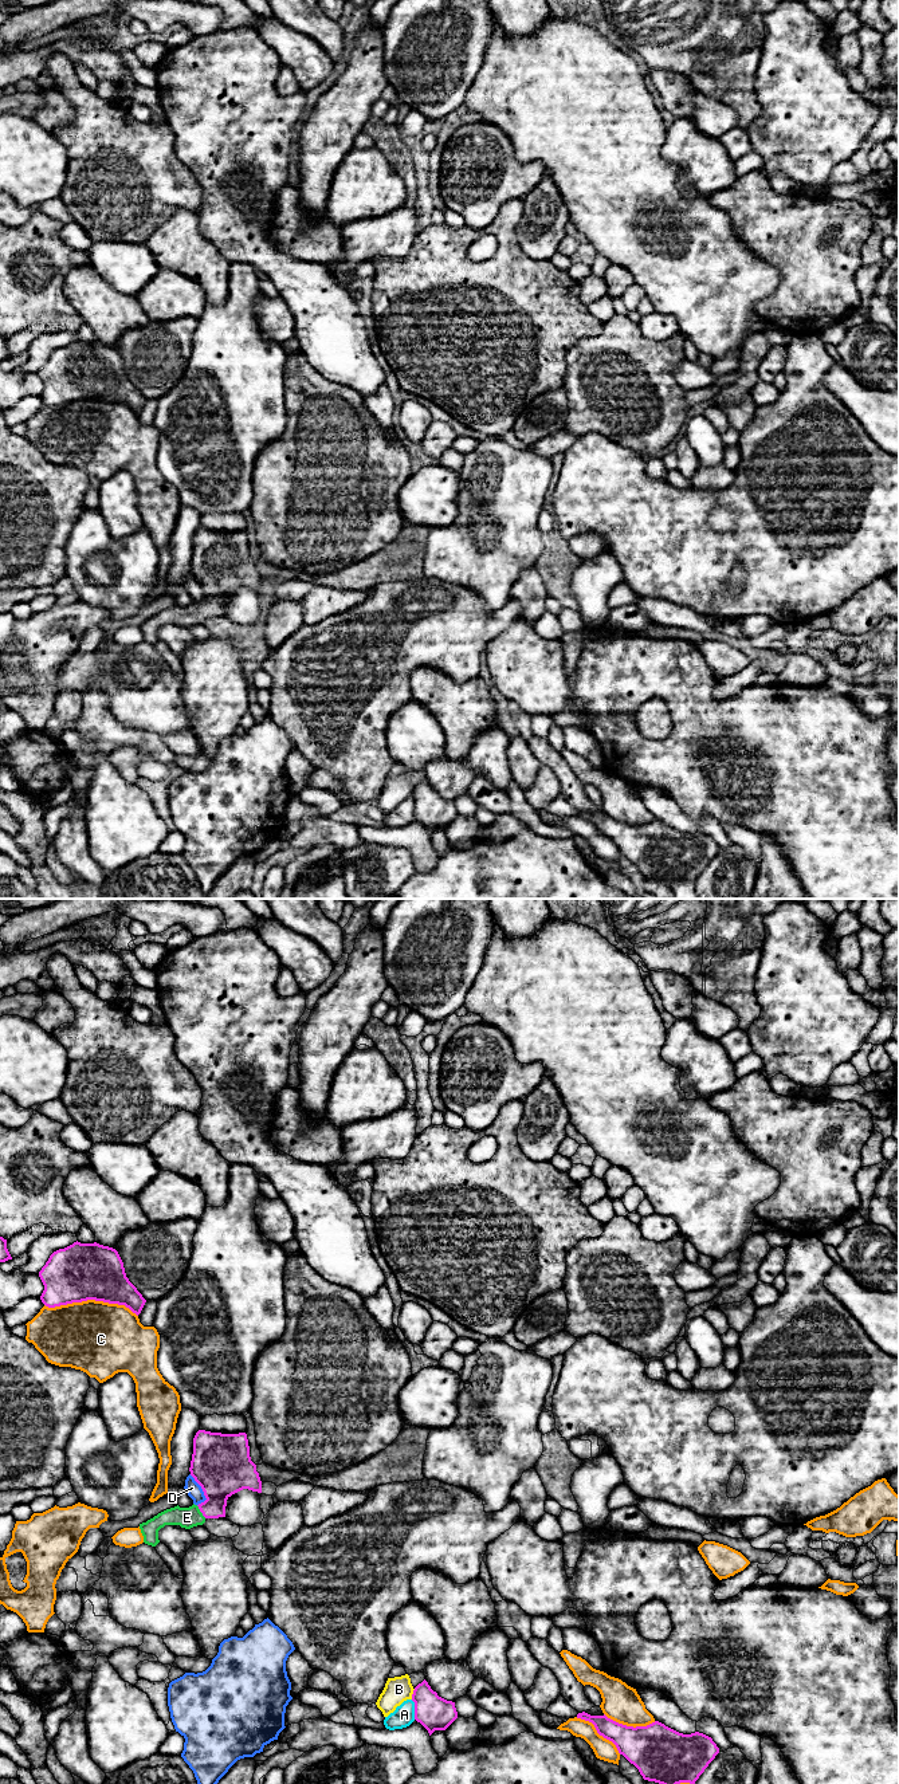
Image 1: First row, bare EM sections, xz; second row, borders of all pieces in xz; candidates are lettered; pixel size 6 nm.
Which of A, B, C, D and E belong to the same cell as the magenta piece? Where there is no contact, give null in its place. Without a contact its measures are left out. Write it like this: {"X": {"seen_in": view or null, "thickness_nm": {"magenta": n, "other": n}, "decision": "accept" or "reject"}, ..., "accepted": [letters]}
{"A": {"seen_in": "xz", "thickness_nm": {"magenta": 200, "other": 130}, "decision": "reject"}, "B": {"seen_in": "xz", "thickness_nm": {"magenta": 200, "other": 160}, "decision": "reject"}, "C": {"seen_in": "xz", "thickness_nm": {"magenta": 340, "other": 440}, "decision": "reject"}, "D": {"seen_in": "xz", "thickness_nm": {"magenta": 360, "other": 90}, "decision": "reject"}, "E": {"seen_in": "xz", "thickness_nm": {"magenta": 280, "other": 130}, "decision": "accept"}, "accepted": ["E"]}

